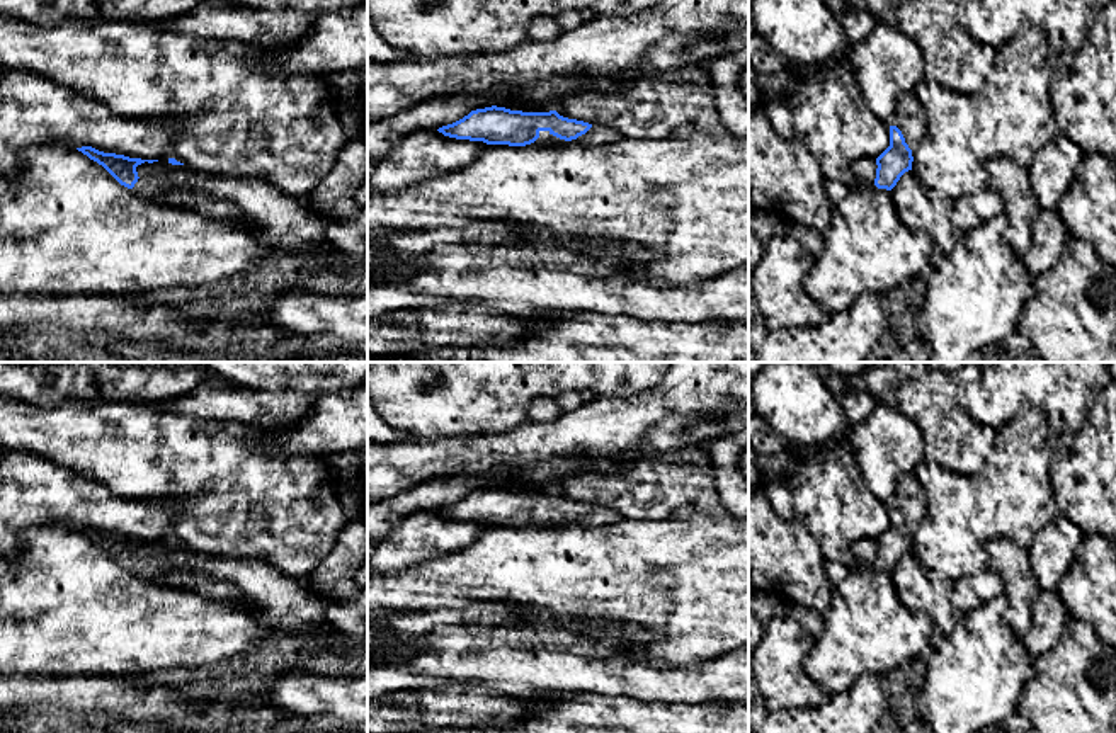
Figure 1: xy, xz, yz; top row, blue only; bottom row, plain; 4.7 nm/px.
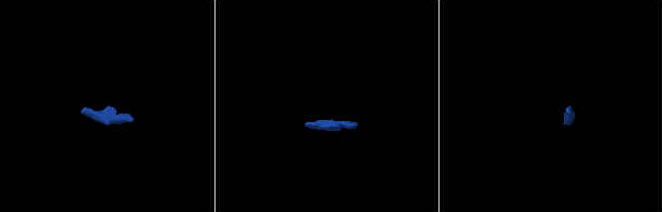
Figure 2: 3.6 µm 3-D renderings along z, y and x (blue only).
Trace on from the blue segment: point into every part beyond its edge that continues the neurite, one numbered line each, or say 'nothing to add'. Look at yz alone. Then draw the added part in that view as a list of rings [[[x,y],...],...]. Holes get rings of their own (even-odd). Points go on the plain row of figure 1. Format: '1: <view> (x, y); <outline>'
1: yz (911, 500); [[[915,471],[900,478],[895,495],[895,507],[902,512],[905,524],[914,532],[925,514],[925,493]]]

